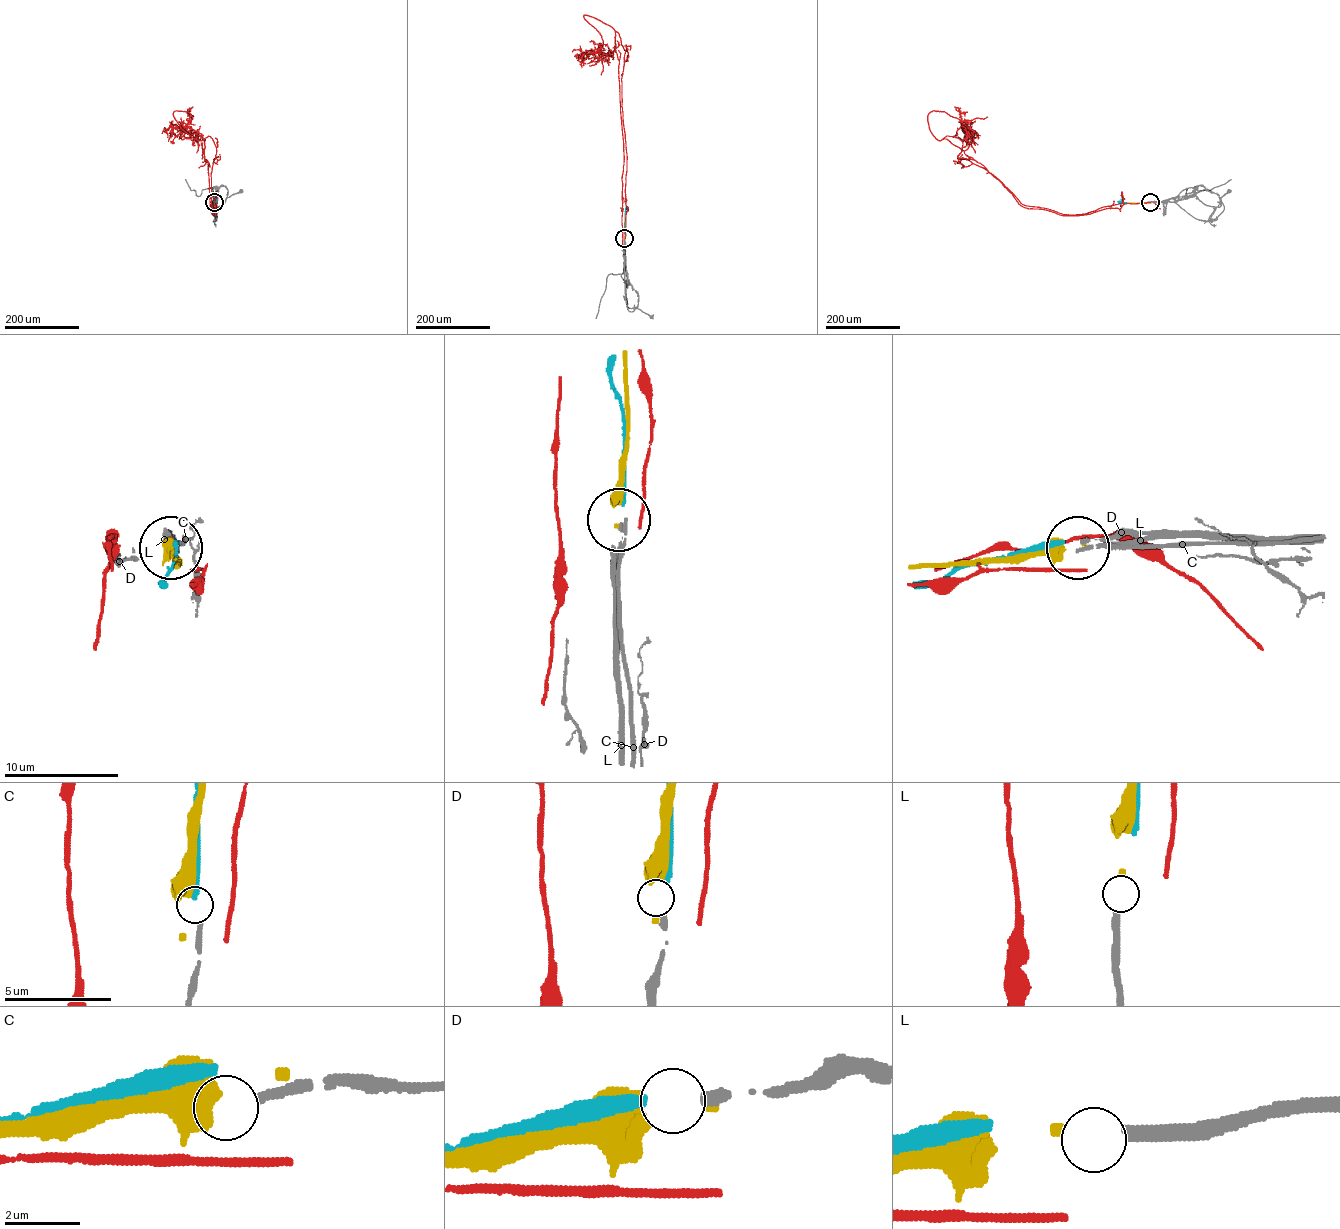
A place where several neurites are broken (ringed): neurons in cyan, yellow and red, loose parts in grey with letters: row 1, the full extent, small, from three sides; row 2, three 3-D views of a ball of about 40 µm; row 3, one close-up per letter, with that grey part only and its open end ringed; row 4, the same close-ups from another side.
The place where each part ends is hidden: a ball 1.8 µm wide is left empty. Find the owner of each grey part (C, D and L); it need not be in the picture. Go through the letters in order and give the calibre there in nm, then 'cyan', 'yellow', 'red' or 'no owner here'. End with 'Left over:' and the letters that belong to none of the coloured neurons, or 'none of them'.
C: calibre 240 nm; no owner here
D: calibre 280 nm; cyan
L: calibre 360 nm; yellow
Left over: C

